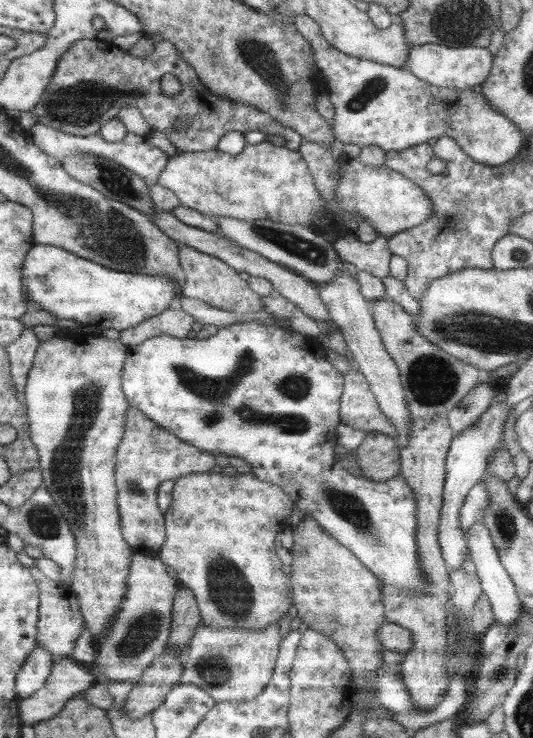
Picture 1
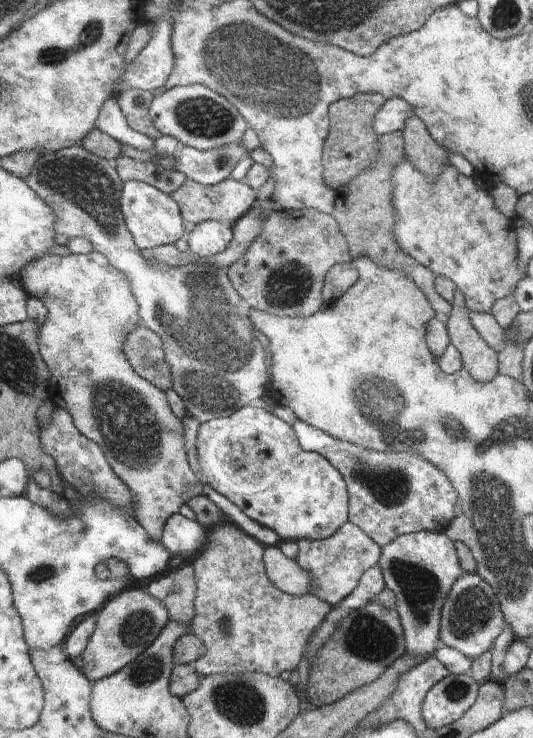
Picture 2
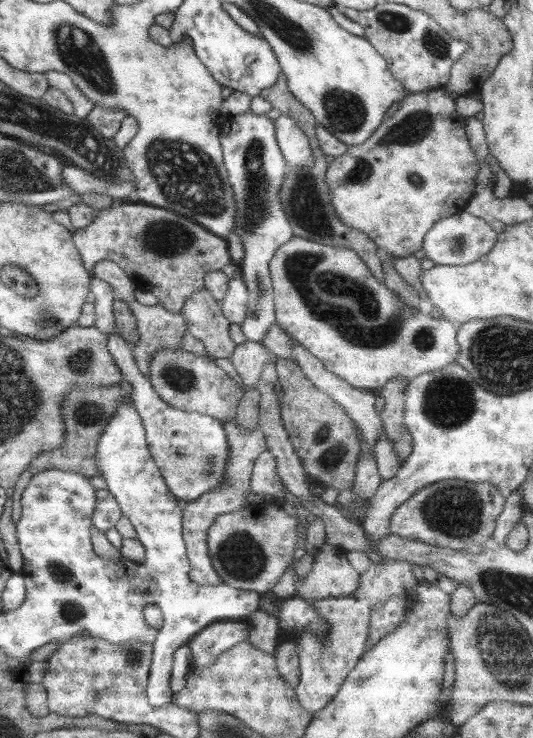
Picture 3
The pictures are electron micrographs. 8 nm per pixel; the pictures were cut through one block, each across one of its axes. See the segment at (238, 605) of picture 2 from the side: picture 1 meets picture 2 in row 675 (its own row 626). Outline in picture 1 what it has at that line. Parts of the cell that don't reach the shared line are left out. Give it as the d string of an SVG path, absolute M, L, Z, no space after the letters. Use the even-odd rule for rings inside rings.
M272 623L260 631L200 624L187 647L185 670L179 684L202 688L216 703L252 700L270 683L281 643L278 623Z

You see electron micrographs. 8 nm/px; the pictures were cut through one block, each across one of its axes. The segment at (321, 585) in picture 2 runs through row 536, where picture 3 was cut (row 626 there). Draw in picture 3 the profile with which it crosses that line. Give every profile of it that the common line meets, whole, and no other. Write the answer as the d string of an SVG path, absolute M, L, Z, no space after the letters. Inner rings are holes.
M388 558L381 564L372 564L368 570L360 575L358 588L351 595L340 598L308 600L311 601L315 611L327 620L331 629L325 641L321 641L310 631L296 636L300 682L296 686L295 694L304 711L312 714L319 712L329 704L332 697L339 691L348 674L364 654L364 645L366 645L368 638L369 620L373 606L383 604L391 596L409 592L413 588L414 581L411 570L415 566L420 567L424 572L424 578L440 590L447 593L456 590L458 585L456 581L439 574L429 566Z

